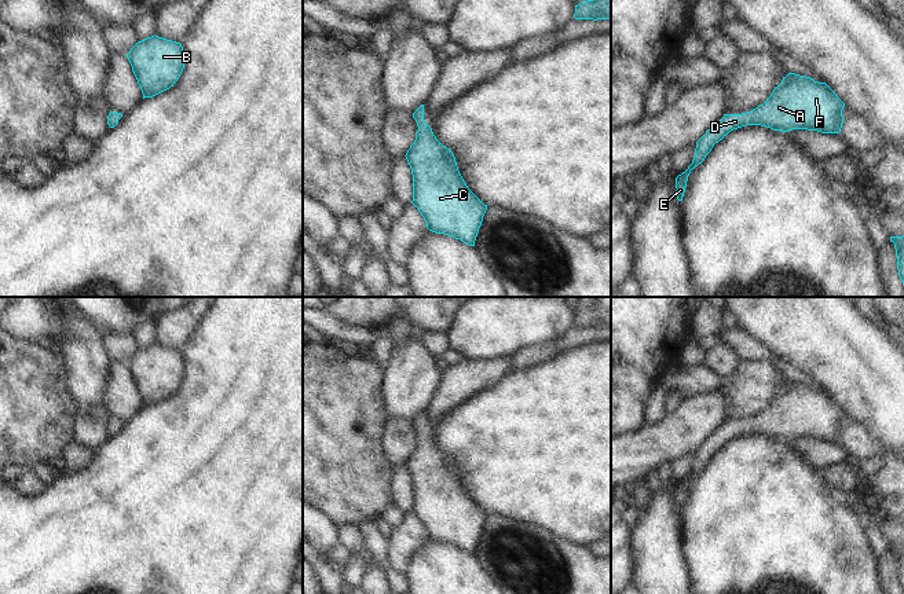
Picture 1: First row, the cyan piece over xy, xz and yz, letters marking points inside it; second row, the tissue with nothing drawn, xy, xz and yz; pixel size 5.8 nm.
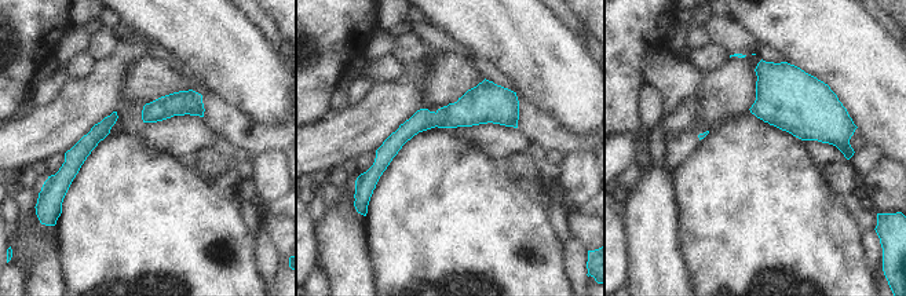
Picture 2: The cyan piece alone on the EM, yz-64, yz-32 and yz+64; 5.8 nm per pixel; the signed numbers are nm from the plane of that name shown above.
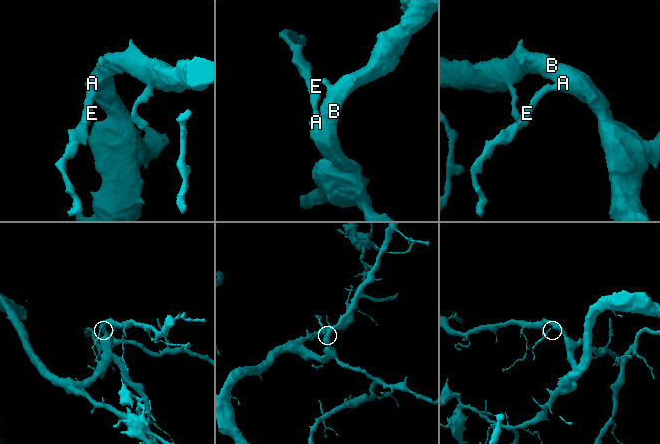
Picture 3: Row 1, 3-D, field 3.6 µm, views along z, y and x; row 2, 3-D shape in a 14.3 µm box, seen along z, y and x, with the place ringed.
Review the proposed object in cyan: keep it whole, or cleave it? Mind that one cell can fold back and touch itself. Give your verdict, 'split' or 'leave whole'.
leave whole

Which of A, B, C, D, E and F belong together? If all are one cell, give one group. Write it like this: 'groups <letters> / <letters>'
groups A B C D E F

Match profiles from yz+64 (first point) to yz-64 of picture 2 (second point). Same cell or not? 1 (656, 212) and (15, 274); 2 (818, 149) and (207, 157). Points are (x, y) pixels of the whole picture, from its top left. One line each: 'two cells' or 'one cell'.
1: two cells
2: two cells

